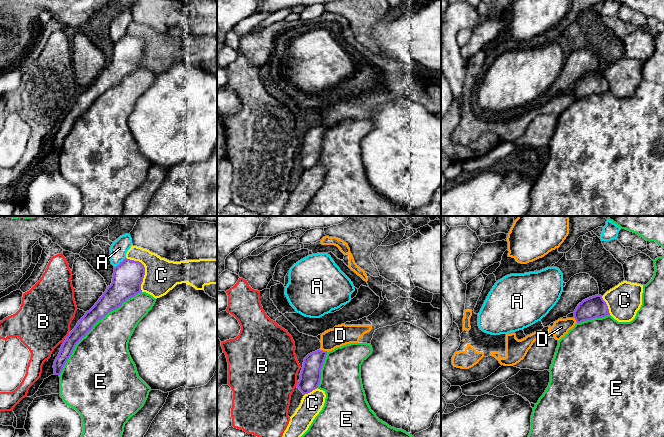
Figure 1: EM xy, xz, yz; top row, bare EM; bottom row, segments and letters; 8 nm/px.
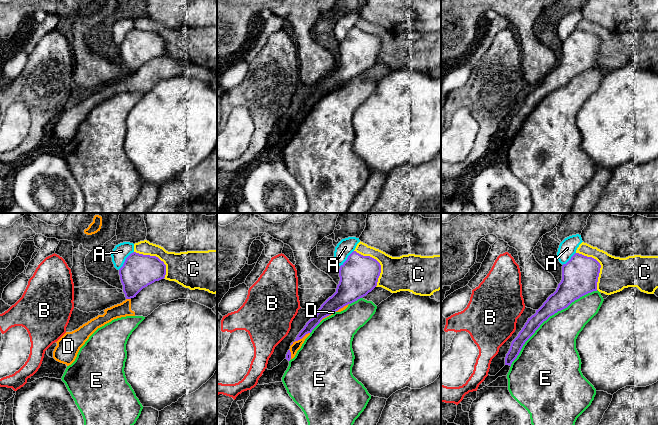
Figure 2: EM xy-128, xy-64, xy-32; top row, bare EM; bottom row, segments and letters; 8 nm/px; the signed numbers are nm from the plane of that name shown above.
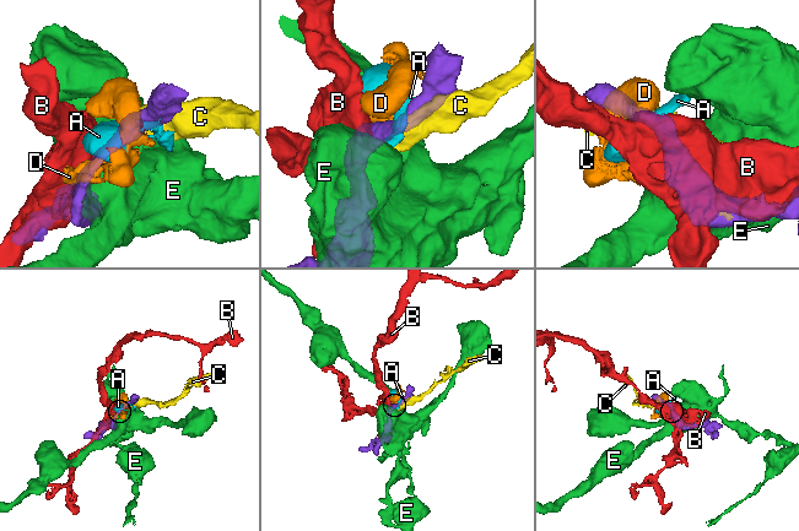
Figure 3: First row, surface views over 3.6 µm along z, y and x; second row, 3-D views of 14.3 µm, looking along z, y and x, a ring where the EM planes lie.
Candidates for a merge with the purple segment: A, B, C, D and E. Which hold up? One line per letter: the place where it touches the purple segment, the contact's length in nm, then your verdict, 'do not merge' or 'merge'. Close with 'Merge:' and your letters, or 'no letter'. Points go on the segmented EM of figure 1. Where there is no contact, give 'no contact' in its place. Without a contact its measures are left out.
A: xy (120, 263) | 130 nm | do not merge
B: xz (297, 384) | 50 nm | do not merge
C: xy (144, 270) | 300 nm | do not merge
D: xz (324, 351) | 70 nm | do not merge
E: xy (92, 327) | 950 nm | do not merge
Merge: no letter

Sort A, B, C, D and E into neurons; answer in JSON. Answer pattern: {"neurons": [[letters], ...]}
{"neurons": [["A", "D"], ["B"], ["C"], ["E"]]}

